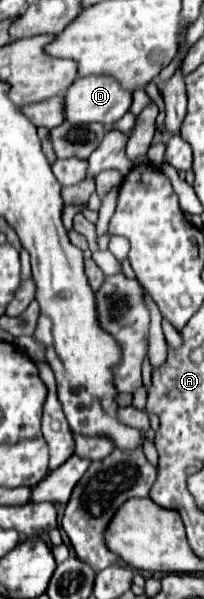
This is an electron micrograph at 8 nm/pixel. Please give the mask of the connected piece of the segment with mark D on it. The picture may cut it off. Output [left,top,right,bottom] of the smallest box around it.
[66,76,132,126]

